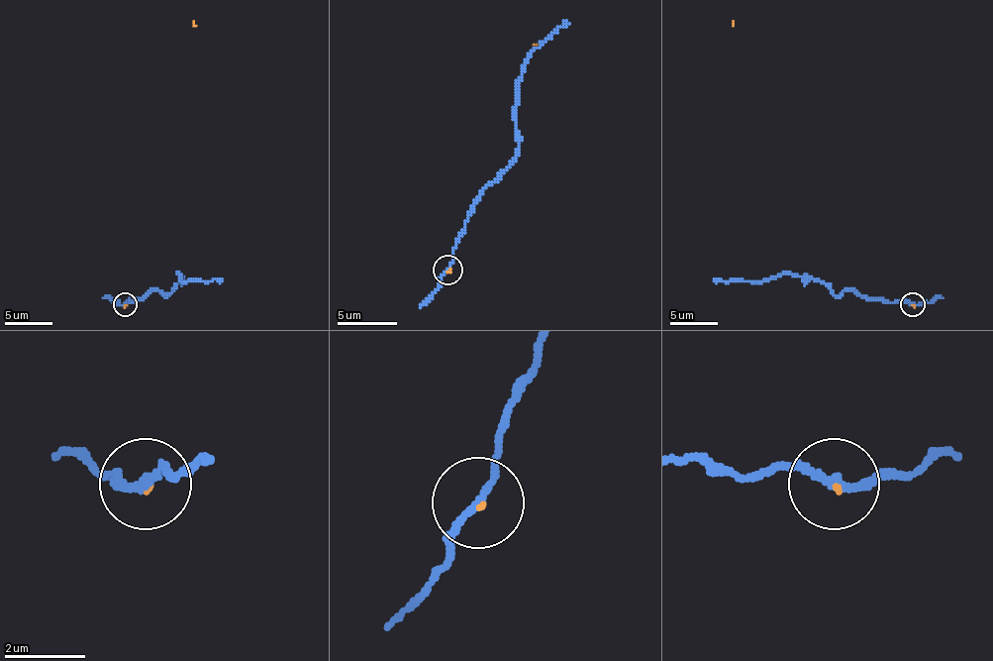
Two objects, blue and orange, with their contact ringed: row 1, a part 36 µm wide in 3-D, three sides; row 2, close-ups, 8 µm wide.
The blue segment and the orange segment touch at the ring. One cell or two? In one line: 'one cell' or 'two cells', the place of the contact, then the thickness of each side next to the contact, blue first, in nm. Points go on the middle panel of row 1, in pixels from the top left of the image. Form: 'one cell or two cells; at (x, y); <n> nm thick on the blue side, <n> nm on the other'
one cell; at (447, 270); 200 nm thick on the blue side, 50 nm on the other

